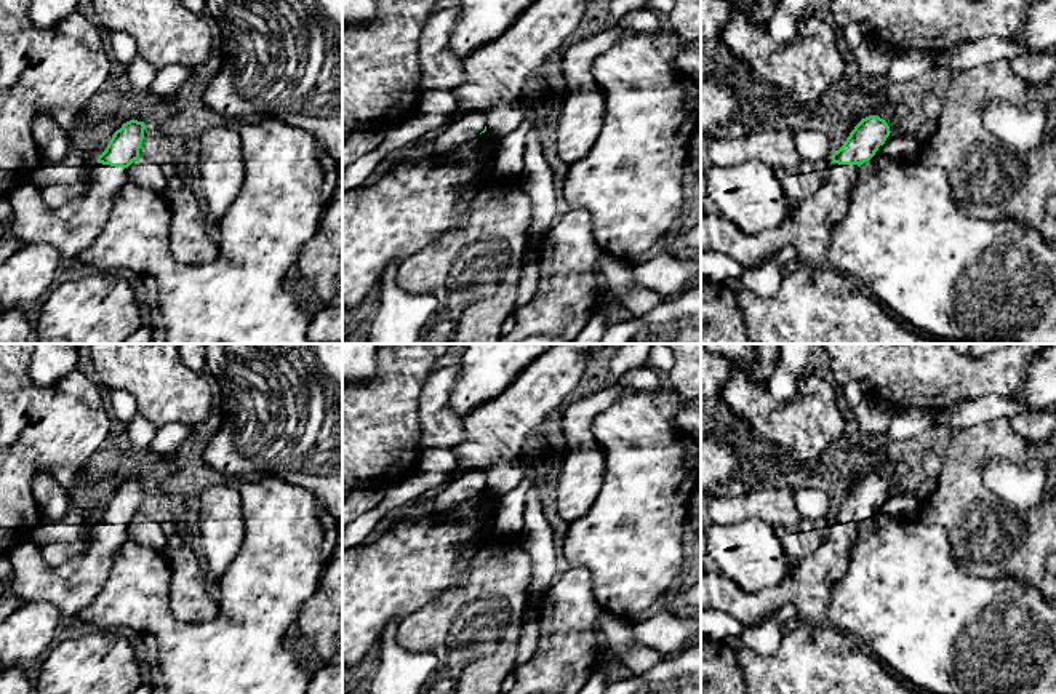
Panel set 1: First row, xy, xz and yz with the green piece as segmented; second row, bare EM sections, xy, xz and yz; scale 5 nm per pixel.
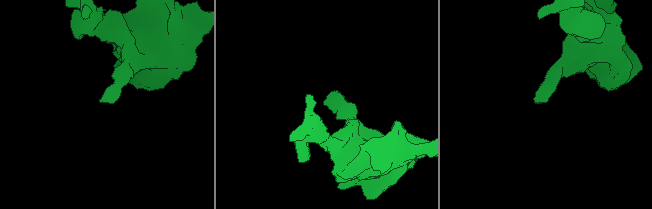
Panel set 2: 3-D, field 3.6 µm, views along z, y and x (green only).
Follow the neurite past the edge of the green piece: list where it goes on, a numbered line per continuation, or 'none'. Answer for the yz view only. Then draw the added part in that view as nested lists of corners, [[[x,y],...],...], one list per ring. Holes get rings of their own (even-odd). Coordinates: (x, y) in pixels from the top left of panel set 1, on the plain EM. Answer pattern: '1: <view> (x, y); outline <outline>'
1: yz (808, 587); outline [[[832,521],[826,526],[824,544],[797,563],[797,569],[779,585],[747,593],[725,577],[714,564],[701,563],[701,611],[717,609],[746,625],[771,620],[786,604],[797,608],[794,622],[819,622],[822,604],[830,603],[832,587],[845,576],[858,523]]]

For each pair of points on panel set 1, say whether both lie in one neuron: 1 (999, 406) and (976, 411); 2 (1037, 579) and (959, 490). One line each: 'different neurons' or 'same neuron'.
1: same neuron
2: same neuron

